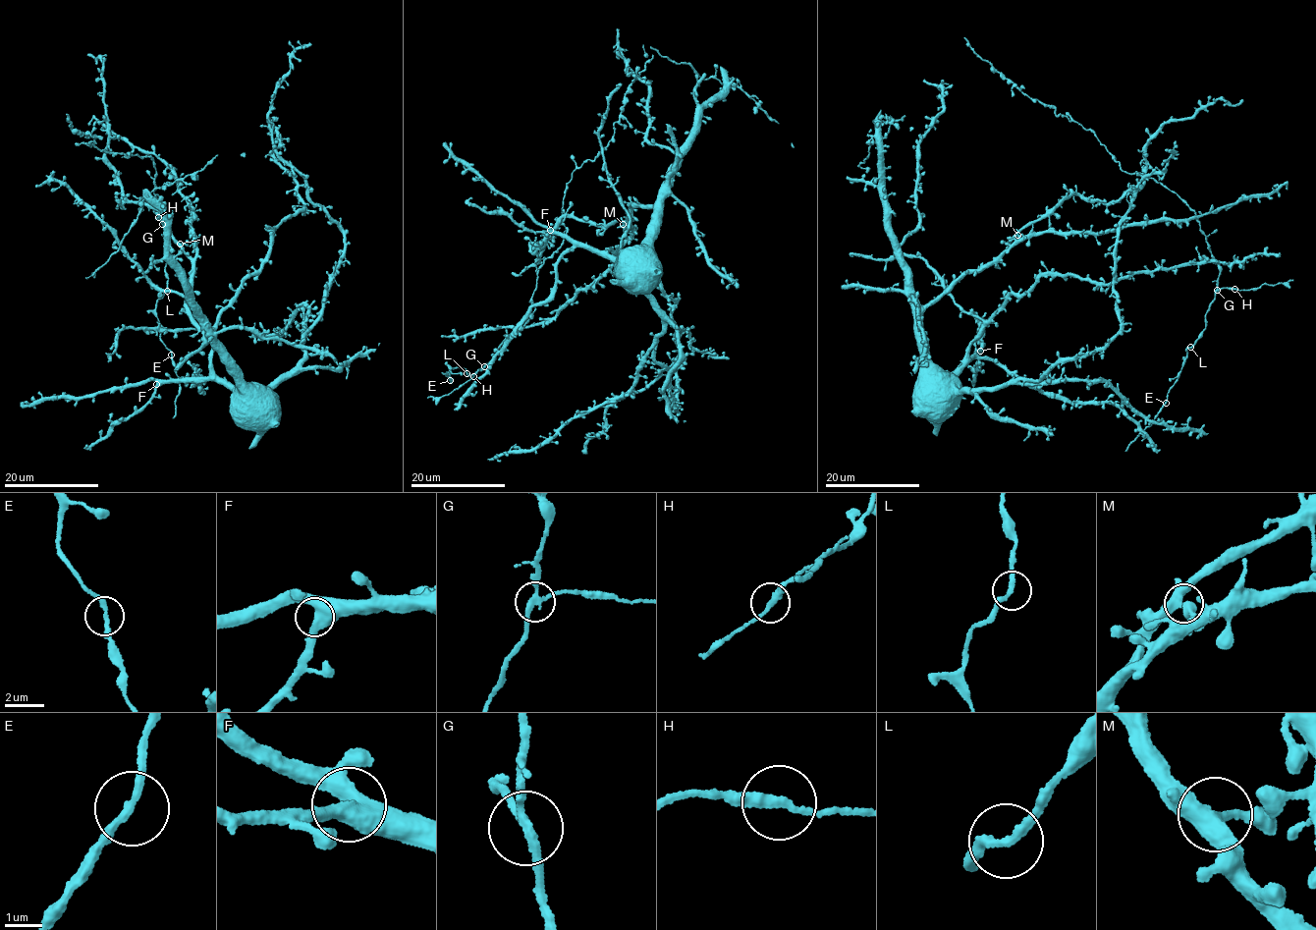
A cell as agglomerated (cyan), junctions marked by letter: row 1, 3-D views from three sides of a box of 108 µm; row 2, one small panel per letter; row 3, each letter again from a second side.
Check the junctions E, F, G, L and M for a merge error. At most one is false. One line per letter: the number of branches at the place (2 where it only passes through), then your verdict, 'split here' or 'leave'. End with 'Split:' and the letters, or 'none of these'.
E: 2 | leave
F: 3 | leave
G: 3 | split here
L: 2 | leave
M: 3 | leave
Split: G

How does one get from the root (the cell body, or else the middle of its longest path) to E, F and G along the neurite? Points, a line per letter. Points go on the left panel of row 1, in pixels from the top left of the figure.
E: (254, 411), (236, 365), (191, 323), (194, 215), (159, 159), (168, 280), (155, 310), (171, 355)
F: (254, 411), (243, 391), (216, 381), (199, 377), (161, 380), (156, 384)
G: (254, 411), (239, 395), (236, 365), (191, 323), (194, 215), (172, 168), (159, 159), (153, 195), (163, 225)

